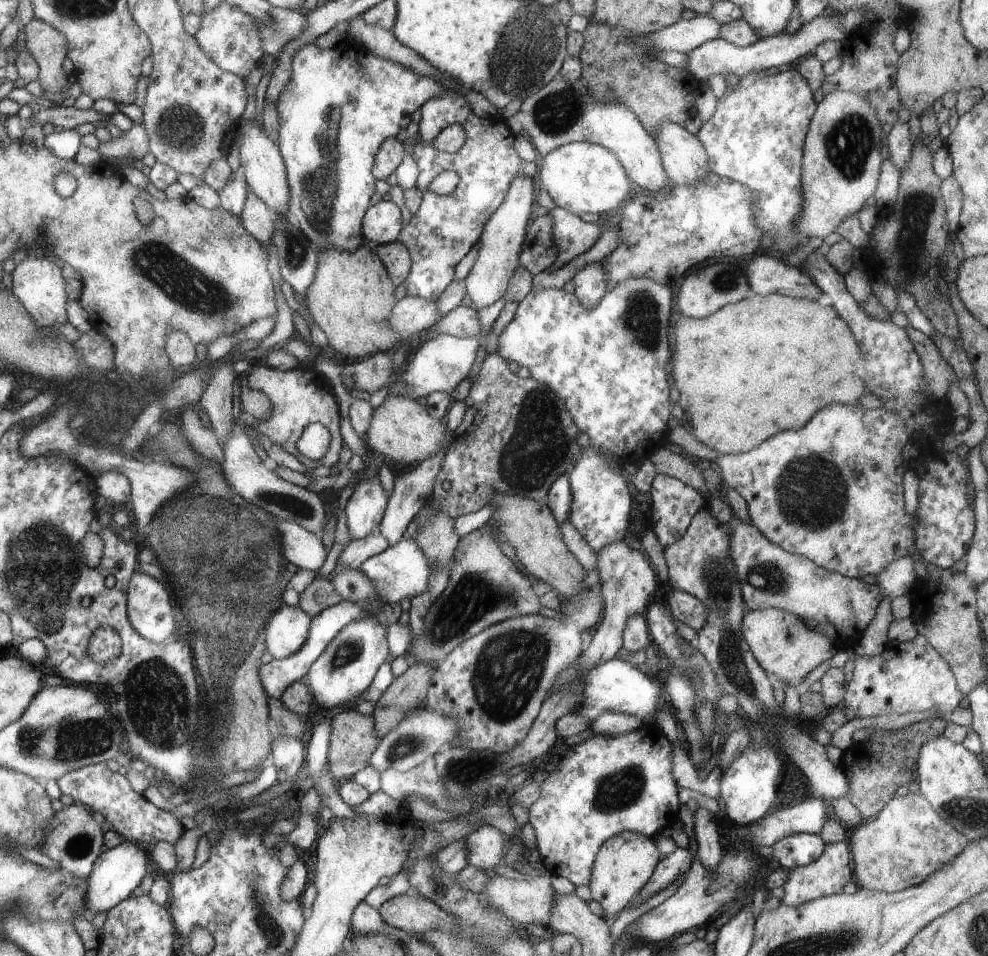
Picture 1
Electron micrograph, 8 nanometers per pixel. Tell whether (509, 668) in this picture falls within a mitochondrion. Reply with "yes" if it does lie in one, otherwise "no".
yes

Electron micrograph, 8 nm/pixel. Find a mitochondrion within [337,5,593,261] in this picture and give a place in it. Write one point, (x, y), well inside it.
(527, 47)

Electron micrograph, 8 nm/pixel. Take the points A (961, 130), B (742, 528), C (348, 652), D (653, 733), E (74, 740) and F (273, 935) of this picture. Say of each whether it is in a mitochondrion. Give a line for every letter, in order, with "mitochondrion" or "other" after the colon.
A: other
B: other
C: mitochondrion
D: other
E: mitochondrion
F: mitochondrion

